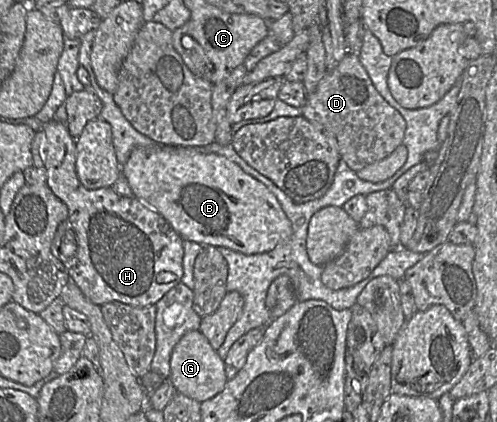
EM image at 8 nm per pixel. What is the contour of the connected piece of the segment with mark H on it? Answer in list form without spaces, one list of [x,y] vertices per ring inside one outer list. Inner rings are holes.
[[[50,120],[43,124],[47,136],[46,184],[62,202],[67,205],[68,217],[59,224],[52,241],[52,254],[67,269],[70,280],[81,289],[94,304],[102,306],[110,302],[120,302],[134,307],[155,305],[170,289],[176,286],[183,276],[183,239],[171,225],[154,209],[135,197],[117,194],[112,187],[89,190],[85,188],[76,173],[76,139],[71,136],[66,124]],[[72,228],[76,240],[76,253],[69,259],[60,252],[63,230]],[[170,272],[174,279],[160,284],[156,281],[159,273]]]

